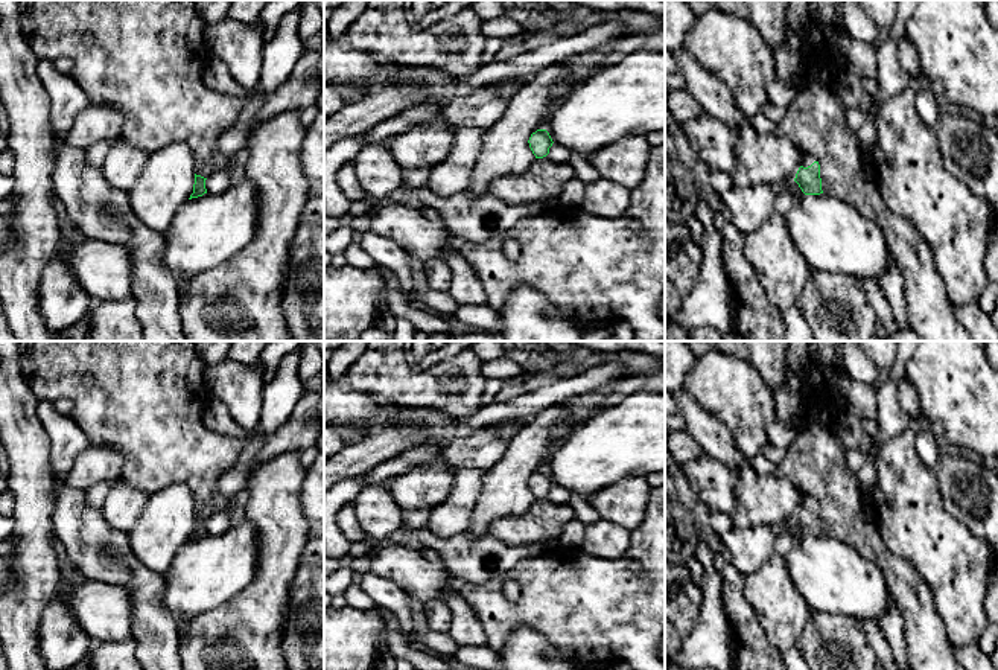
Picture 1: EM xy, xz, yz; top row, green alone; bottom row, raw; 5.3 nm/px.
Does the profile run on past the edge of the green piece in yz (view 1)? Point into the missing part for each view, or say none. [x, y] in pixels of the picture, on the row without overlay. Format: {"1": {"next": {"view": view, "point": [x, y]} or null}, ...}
{"1": {"next": {"view": "yz", "point": [808, 500]}}}

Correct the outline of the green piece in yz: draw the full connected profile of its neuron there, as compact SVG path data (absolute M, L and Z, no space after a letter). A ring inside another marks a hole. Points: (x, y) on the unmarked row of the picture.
M805 493L802 507L799 509L794 522L799 525L805 536L820 536L822 519L820 519L820 506L814 495Z

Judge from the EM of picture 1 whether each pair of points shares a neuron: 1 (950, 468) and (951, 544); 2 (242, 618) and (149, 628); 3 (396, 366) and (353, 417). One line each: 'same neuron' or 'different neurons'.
1: different neurons
2: different neurons
3: different neurons

